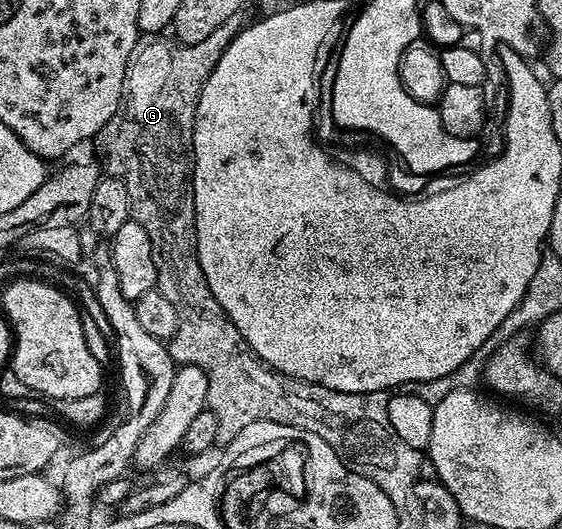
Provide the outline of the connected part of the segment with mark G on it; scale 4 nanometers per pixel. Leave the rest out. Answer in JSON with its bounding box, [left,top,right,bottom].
[100,23,390,473]

